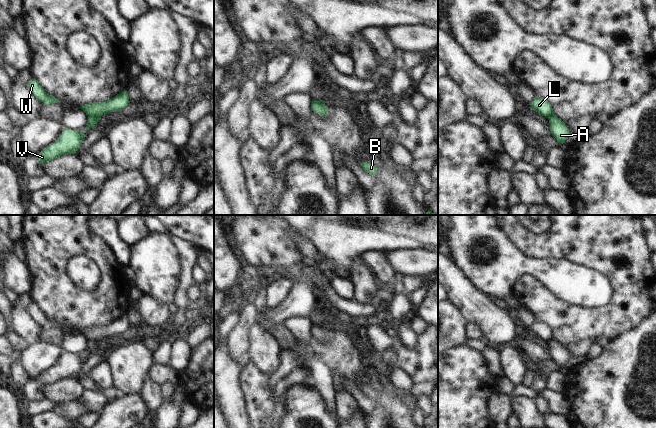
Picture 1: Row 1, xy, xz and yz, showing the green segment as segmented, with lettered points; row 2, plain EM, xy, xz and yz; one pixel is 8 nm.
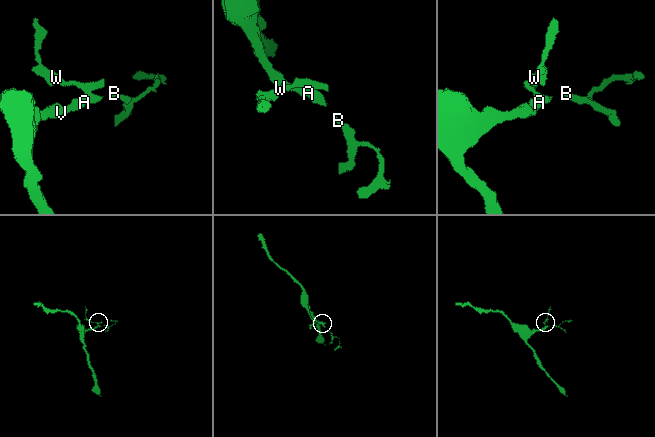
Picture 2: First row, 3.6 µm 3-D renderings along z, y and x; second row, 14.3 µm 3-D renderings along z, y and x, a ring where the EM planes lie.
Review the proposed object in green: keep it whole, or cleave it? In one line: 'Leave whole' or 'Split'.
Split.

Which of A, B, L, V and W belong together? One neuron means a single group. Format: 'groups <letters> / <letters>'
groups A B V / L W

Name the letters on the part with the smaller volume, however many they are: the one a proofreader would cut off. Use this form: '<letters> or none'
L, W

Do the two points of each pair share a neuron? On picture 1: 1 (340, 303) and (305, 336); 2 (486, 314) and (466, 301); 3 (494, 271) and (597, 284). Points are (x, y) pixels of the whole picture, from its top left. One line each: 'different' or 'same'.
1: different
2: same
3: same

